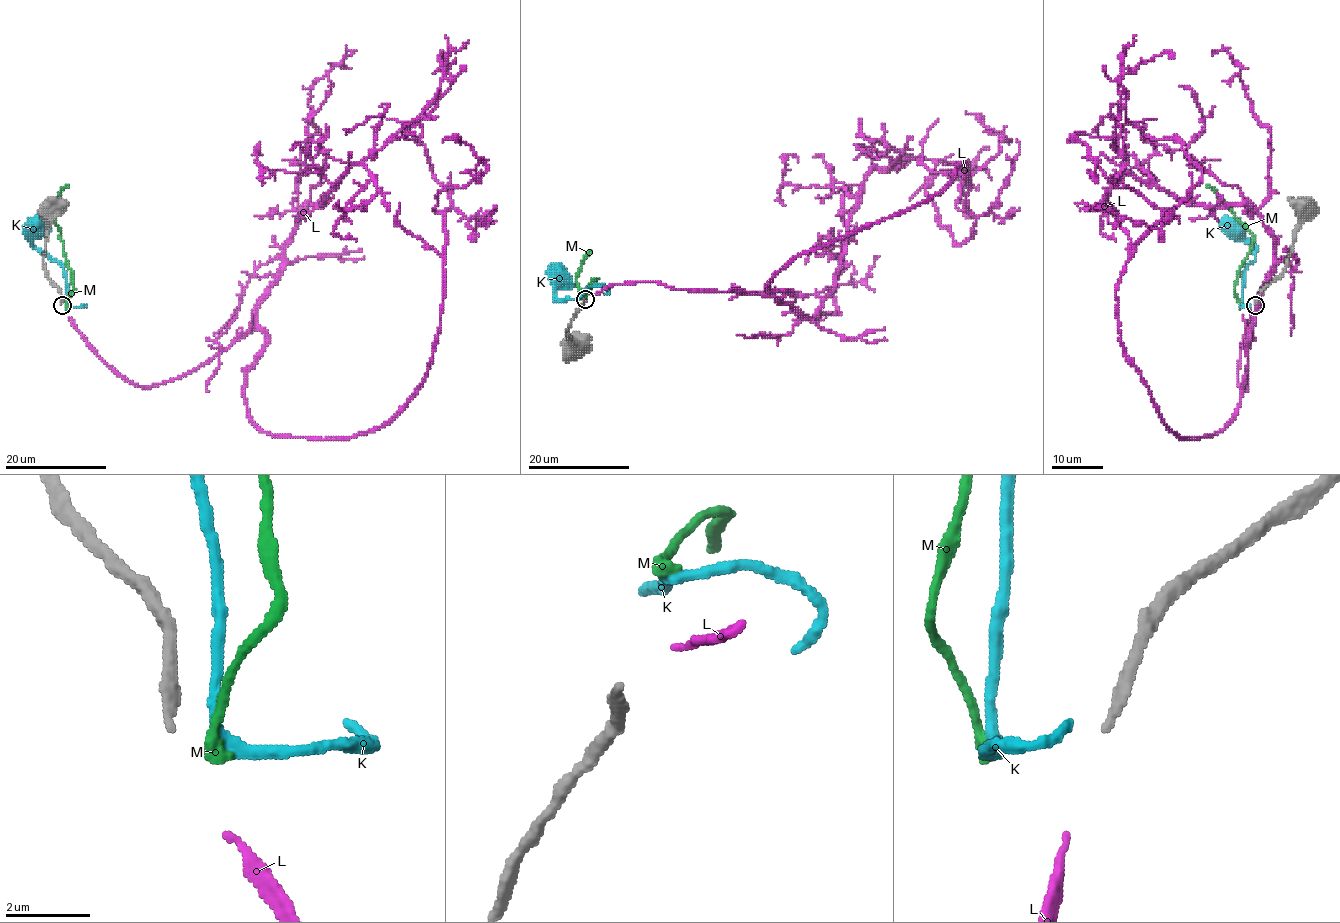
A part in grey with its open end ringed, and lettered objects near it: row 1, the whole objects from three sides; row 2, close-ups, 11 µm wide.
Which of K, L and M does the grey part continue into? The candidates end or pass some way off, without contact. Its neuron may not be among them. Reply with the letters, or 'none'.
L

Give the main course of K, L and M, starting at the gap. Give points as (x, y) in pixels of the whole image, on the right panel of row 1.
K: (1243, 306), (1245, 268), (1254, 259), (1257, 248), (1233, 232), (1231, 226)
L: (1250, 316), (1235, 417), (1180, 437), (1118, 328), (1124, 262), (1166, 212), (1067, 141)
M: (1241, 306), (1234, 292), (1235, 282), (1254, 236), (1206, 185)

